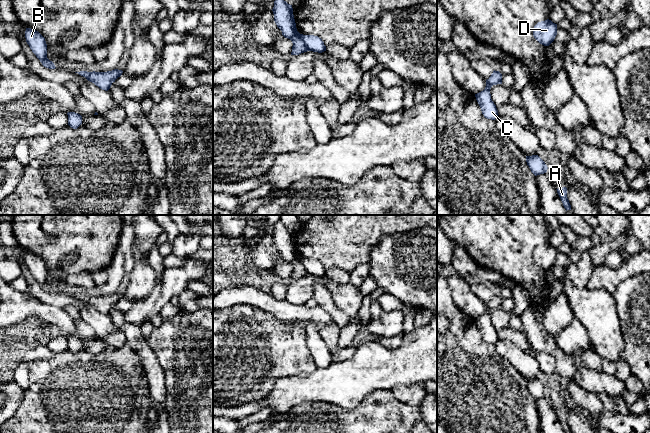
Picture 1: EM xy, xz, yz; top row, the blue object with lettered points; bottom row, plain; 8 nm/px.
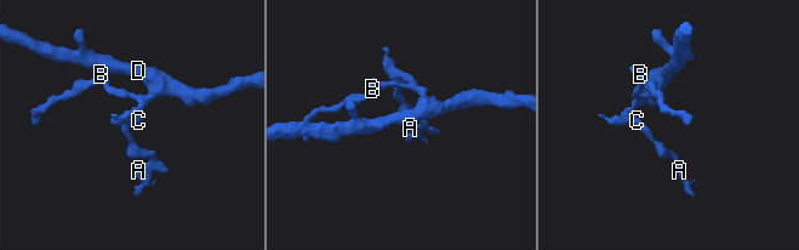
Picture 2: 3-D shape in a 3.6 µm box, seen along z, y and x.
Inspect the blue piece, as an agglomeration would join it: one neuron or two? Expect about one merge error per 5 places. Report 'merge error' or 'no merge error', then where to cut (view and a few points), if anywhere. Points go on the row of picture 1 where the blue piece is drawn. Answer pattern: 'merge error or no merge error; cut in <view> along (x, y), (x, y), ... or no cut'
no merge error; no cut

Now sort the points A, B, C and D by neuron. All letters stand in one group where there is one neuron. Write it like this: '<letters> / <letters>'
A B C D

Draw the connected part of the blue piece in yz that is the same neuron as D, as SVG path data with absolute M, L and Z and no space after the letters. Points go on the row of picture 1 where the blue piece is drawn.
M547 19L538 22L533 28L534 38L542 45L549 46L557 35L557 24Z

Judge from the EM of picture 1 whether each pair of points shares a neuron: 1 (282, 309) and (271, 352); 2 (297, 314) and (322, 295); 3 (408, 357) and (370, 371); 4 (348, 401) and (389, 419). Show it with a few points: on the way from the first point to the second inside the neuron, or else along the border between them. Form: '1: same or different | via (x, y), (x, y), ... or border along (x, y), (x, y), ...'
1: different | border along (259, 307), (285, 322), (302, 322)
2: different | border along (317, 304), (330, 315), (333, 322)
3: same | via (399, 366), (379, 368)
4: different | border along (376, 390), (369, 393), (353, 409), (334, 405)

